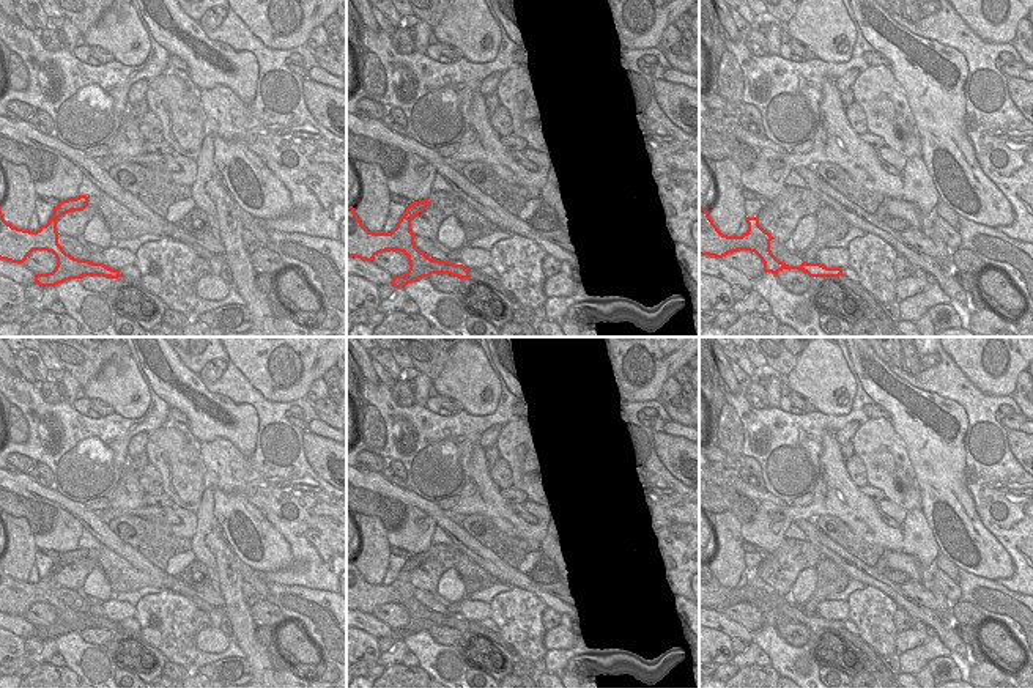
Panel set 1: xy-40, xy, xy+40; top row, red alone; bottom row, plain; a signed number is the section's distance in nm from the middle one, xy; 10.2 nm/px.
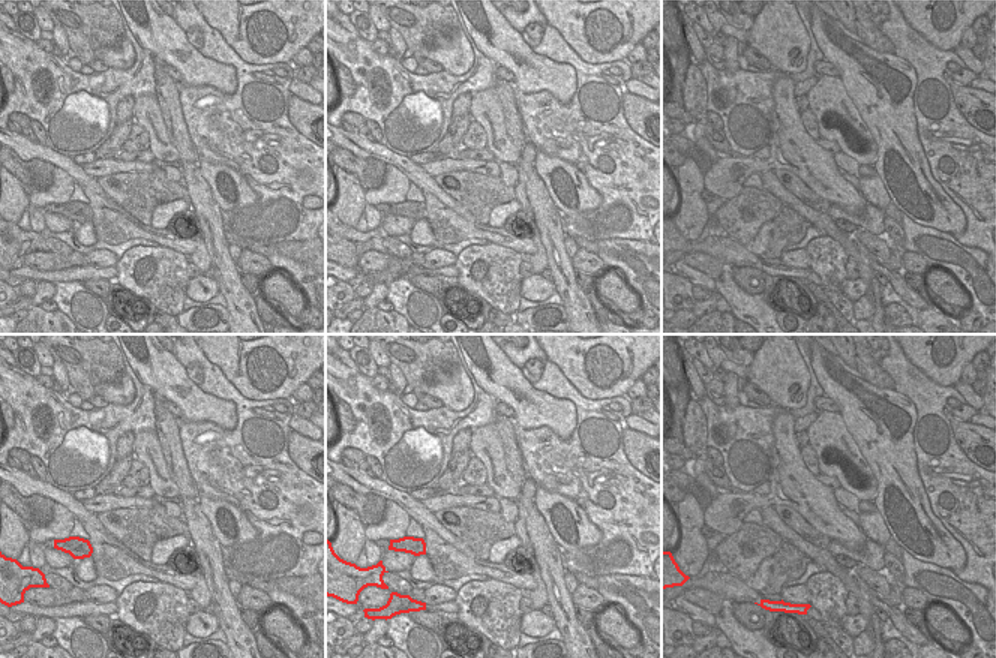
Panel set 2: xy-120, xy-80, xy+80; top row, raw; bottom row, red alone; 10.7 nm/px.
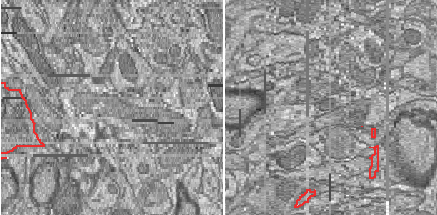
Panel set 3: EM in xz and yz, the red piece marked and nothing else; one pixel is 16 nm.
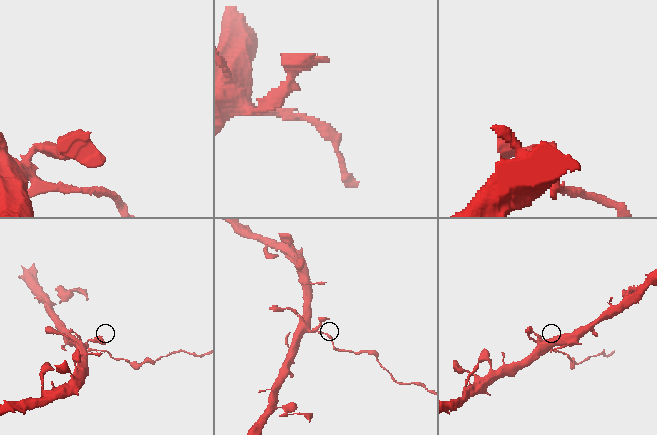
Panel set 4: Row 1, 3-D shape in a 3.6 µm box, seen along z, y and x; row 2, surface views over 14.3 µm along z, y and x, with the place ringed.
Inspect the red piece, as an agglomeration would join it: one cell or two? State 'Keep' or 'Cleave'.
Cleave

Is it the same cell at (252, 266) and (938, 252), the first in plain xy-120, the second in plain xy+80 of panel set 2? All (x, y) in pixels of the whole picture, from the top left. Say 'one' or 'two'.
two

